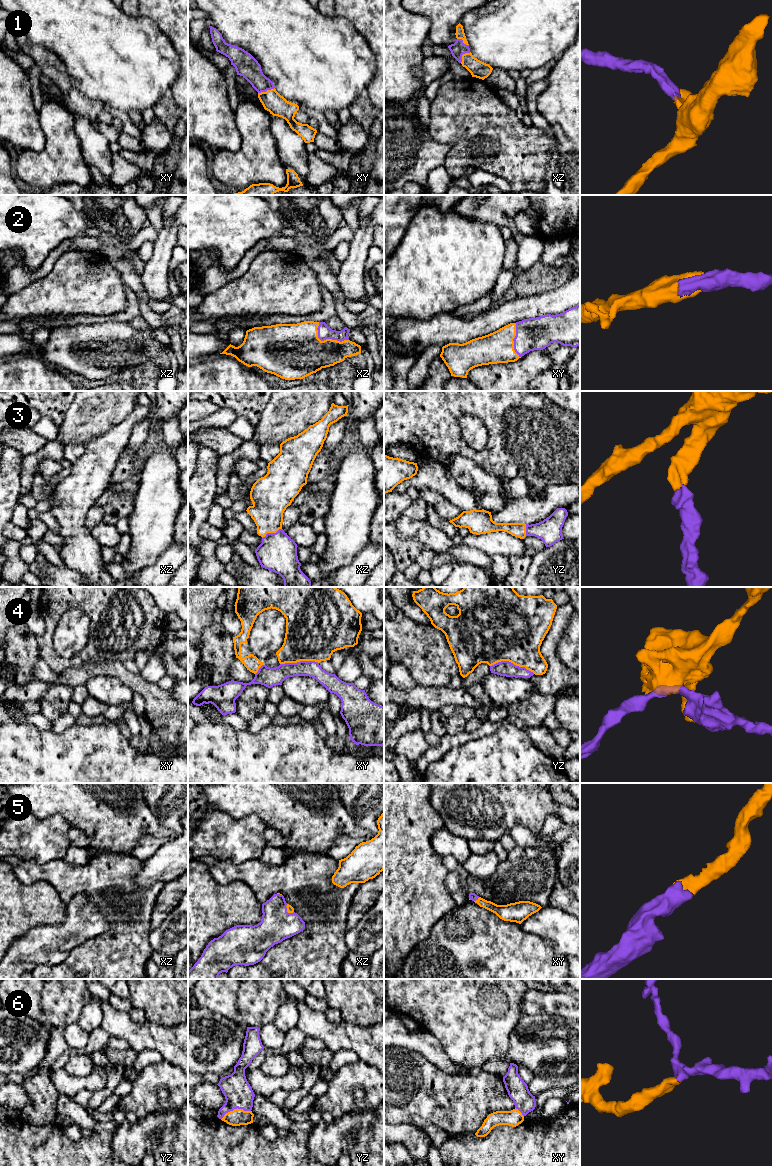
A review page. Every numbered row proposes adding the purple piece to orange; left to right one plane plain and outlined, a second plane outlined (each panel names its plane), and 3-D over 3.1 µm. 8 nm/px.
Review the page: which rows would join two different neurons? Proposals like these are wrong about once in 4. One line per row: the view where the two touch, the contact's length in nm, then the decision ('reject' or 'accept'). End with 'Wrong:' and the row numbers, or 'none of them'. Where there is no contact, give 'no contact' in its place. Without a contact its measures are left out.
1: meets orange in xy; contact 140 nm long; accept
2: meets orange in xz; contact 280 nm long; accept
3: meets orange in xz; contact 180 nm long; accept
4: meets orange in yz; contact 360 nm long; reject
5: meets orange in xy; contact 60 nm long; accept
6: meets orange in yz; contact 260 nm long; accept
Wrong: 4

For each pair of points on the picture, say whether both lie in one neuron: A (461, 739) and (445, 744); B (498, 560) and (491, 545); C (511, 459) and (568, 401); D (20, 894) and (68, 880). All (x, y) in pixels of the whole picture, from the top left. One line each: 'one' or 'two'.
A: one
B: two
C: two
D: two

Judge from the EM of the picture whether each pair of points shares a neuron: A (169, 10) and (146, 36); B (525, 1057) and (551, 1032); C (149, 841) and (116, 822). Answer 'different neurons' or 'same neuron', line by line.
A: different neurons
B: same neuron
C: different neurons

